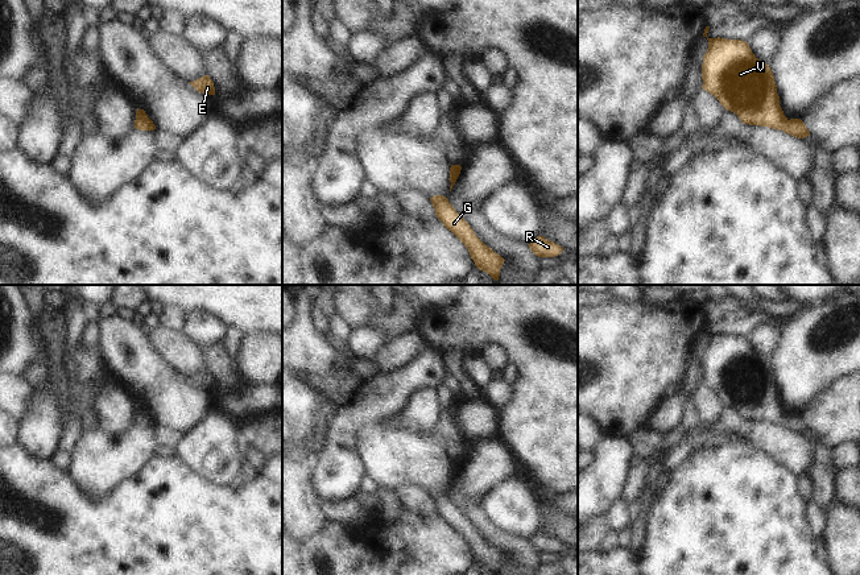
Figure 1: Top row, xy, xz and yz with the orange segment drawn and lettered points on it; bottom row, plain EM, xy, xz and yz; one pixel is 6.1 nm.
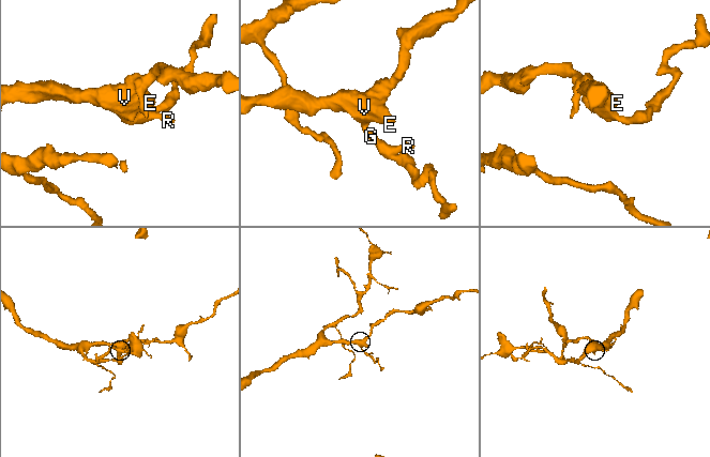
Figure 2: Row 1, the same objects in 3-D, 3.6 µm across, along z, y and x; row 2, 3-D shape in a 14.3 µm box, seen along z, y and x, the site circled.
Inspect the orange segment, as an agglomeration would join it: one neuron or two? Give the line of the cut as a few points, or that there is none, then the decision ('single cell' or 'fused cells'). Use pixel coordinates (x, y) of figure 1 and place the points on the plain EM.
no cut | single cell

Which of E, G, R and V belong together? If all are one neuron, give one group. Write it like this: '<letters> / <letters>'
E G R V

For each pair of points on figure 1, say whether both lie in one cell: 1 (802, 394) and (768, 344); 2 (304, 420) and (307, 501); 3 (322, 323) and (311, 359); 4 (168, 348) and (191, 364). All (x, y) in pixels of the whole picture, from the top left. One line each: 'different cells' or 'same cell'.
1: different cells
2: same cell
3: different cells
4: same cell

